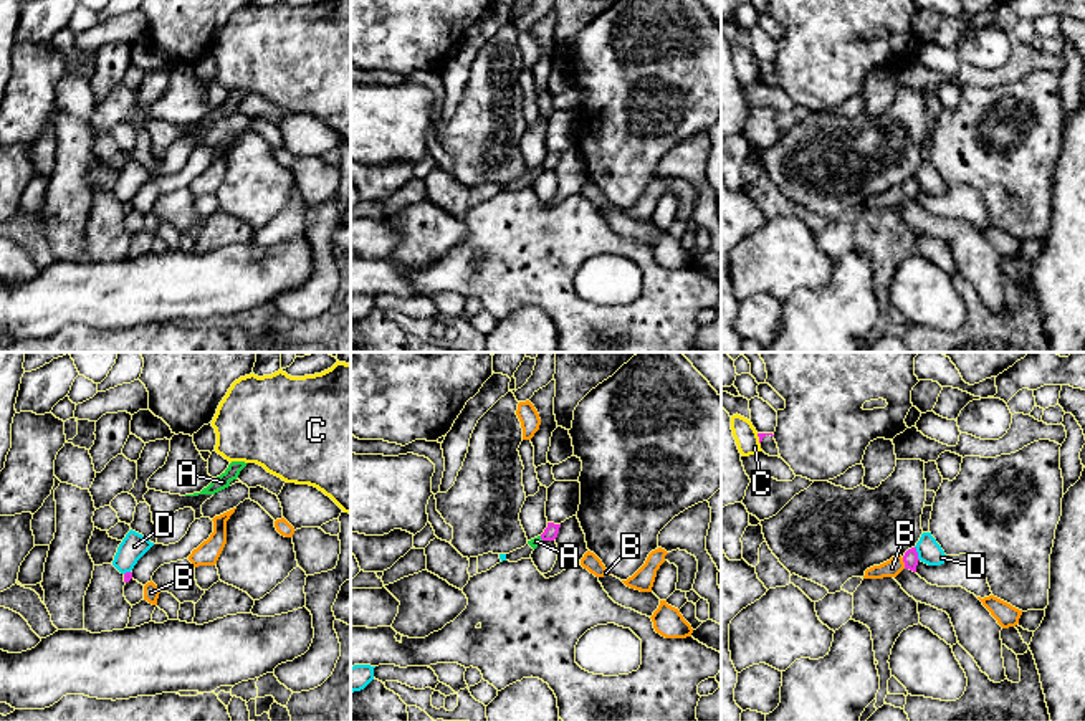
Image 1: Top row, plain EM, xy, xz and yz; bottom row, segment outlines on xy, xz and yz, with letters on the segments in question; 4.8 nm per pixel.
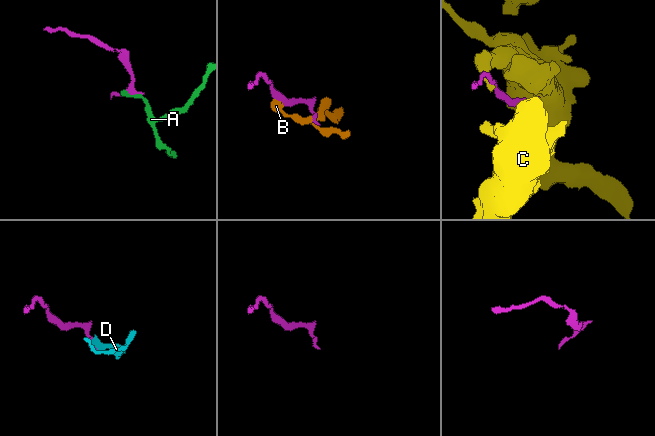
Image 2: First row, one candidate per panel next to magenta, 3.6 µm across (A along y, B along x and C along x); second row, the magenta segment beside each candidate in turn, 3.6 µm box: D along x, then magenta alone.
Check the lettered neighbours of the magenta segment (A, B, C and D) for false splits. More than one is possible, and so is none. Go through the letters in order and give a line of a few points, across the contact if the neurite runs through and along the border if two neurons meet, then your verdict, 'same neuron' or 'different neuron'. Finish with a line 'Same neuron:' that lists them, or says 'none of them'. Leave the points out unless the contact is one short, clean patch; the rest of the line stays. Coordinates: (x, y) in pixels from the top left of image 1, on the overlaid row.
A: line xz (540, 536), (543, 539); different neuron
B: different neuron
C: line yz (756, 434), (759, 444); different neuron
D: line yz (915, 546), (920, 559); different neuron
Same neuron: none of them

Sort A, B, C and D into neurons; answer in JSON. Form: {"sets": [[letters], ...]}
{"sets": [["A"], ["B", "D"], ["C"]]}

